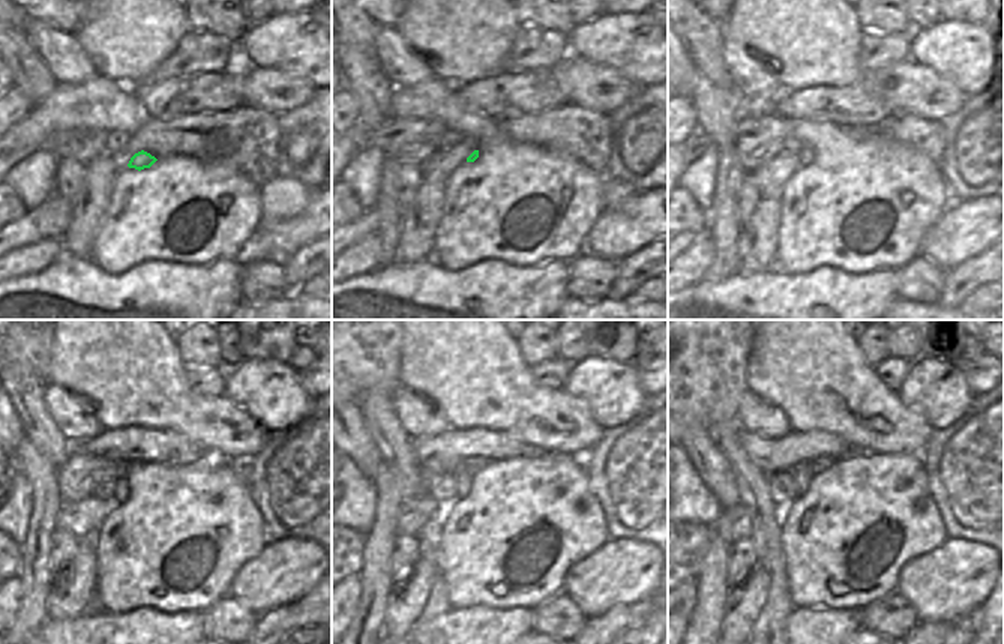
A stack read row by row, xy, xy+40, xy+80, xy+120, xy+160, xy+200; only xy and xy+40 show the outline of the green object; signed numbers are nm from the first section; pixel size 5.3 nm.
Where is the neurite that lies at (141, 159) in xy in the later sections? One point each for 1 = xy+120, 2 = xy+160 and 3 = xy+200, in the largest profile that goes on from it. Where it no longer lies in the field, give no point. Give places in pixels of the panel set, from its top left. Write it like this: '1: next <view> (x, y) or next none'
1: next xy+120 (122, 487)
2: next xy+160 (462, 481)
3: next xy+200 (802, 475)

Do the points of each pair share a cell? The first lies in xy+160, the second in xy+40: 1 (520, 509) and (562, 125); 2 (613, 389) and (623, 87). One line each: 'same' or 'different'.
1: different
2: different

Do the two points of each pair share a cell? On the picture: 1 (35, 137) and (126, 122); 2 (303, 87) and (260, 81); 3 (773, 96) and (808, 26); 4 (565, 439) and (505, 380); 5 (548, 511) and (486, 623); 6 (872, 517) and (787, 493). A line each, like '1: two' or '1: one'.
1: one
2: one
3: two
4: one
5: two
6: two

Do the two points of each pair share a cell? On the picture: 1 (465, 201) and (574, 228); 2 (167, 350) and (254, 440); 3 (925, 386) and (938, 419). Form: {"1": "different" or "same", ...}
{"1": "same", "2": "same", "3": "same"}

